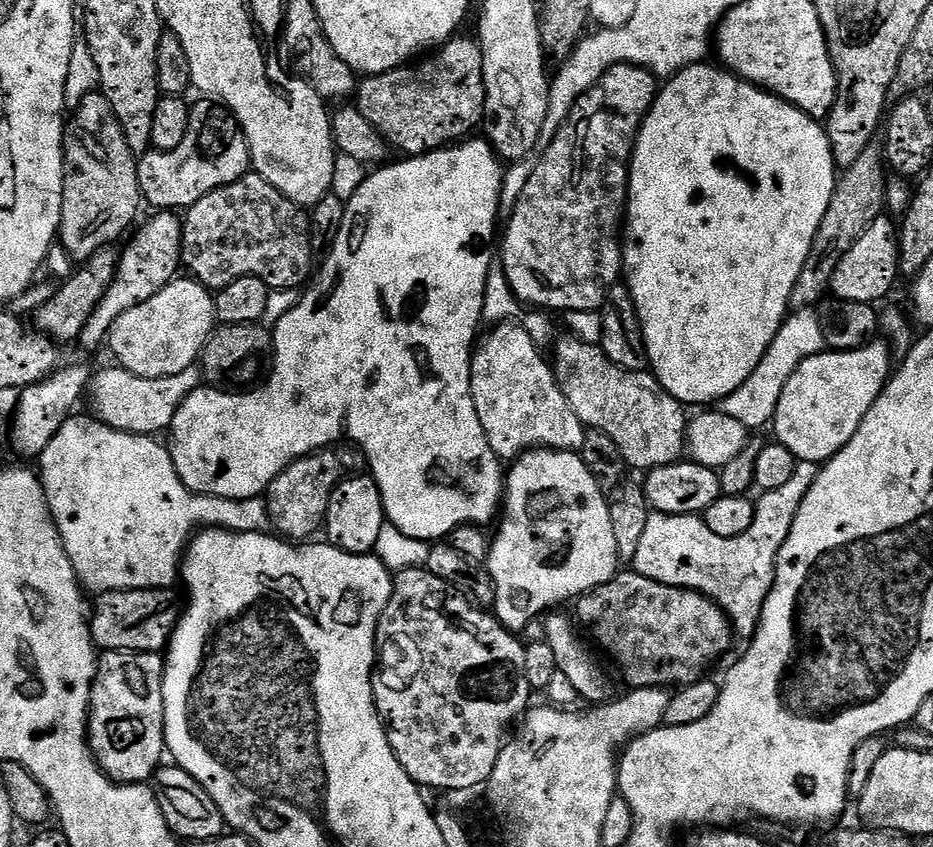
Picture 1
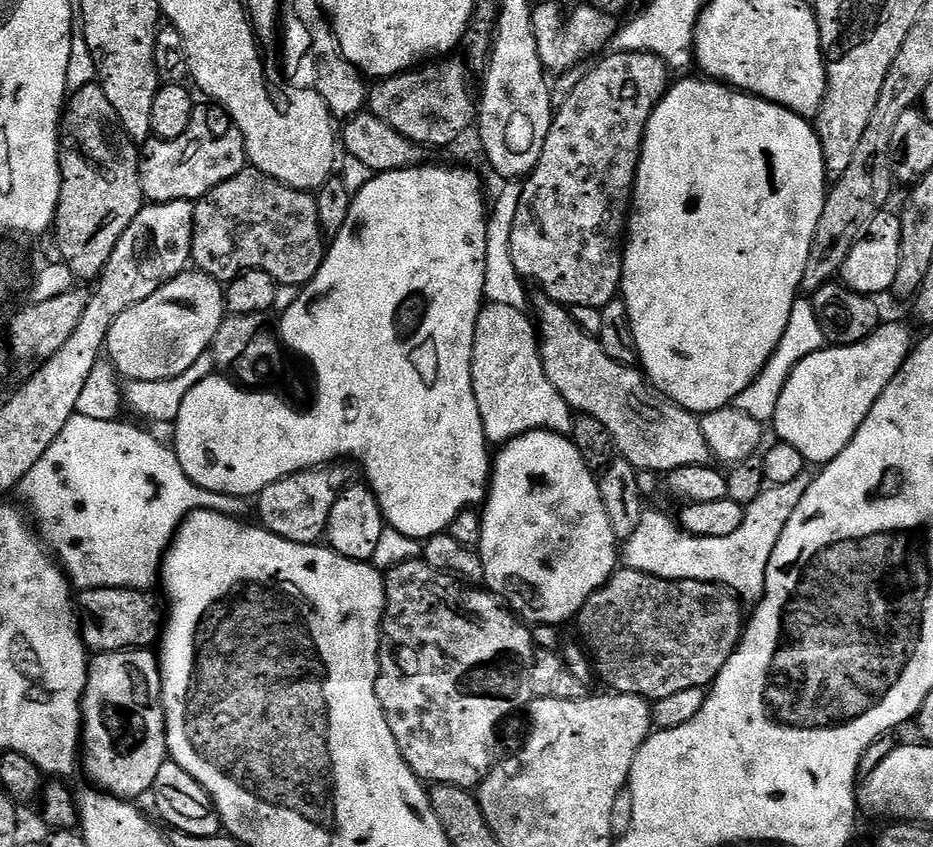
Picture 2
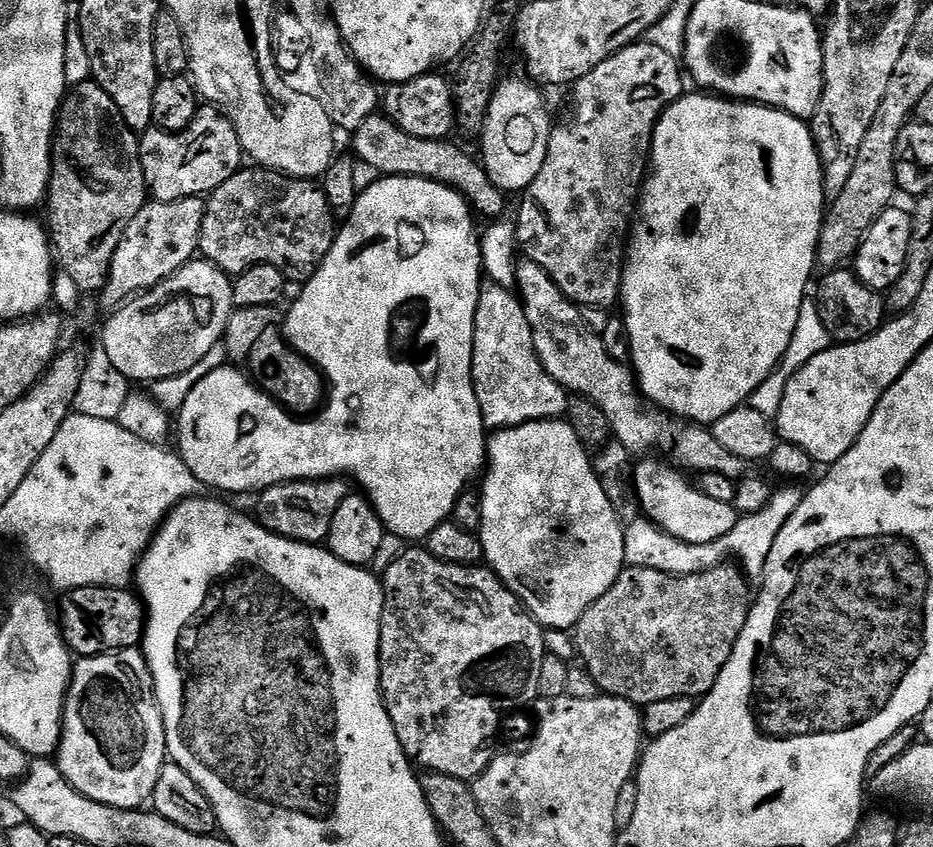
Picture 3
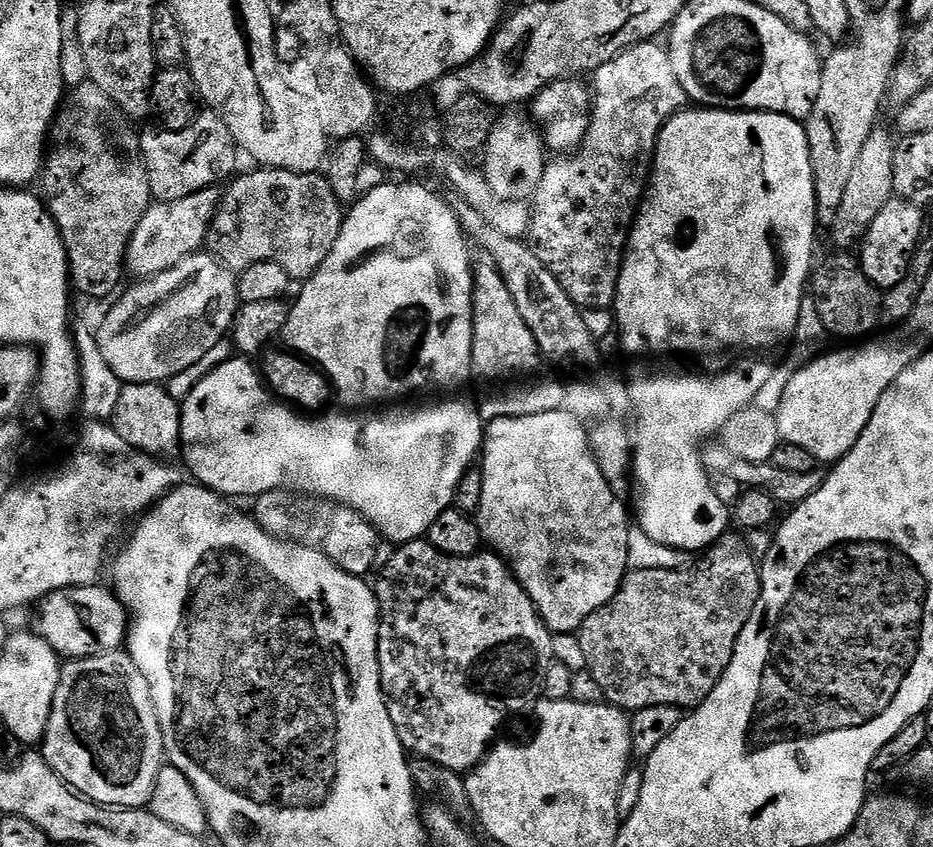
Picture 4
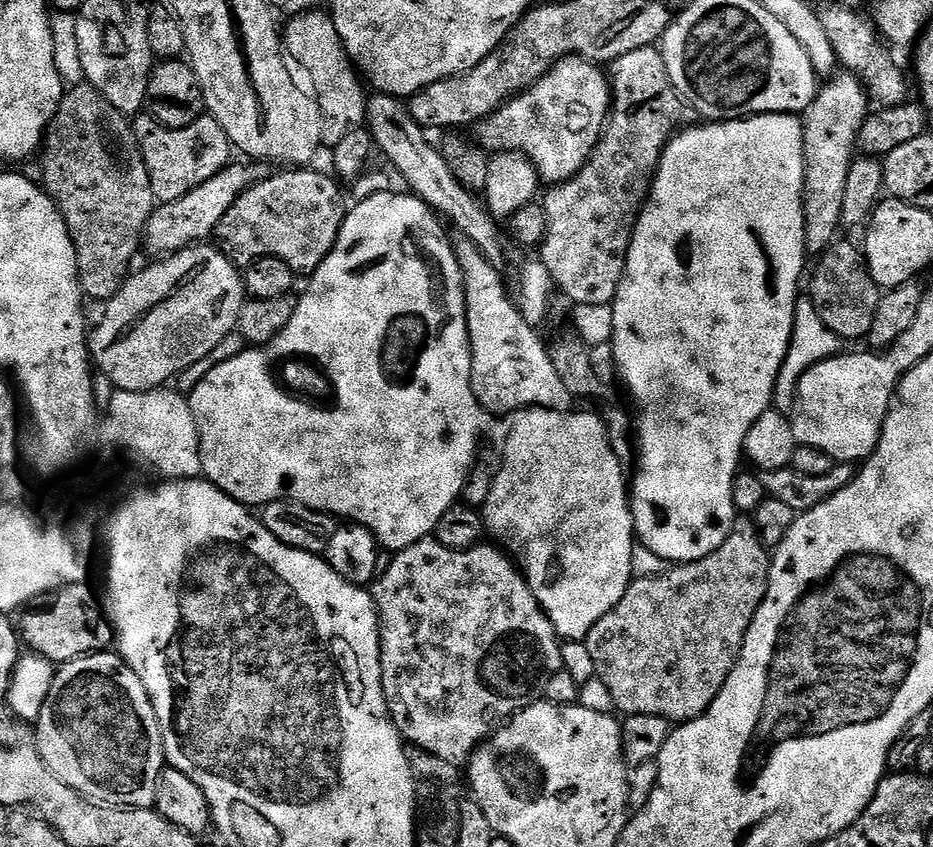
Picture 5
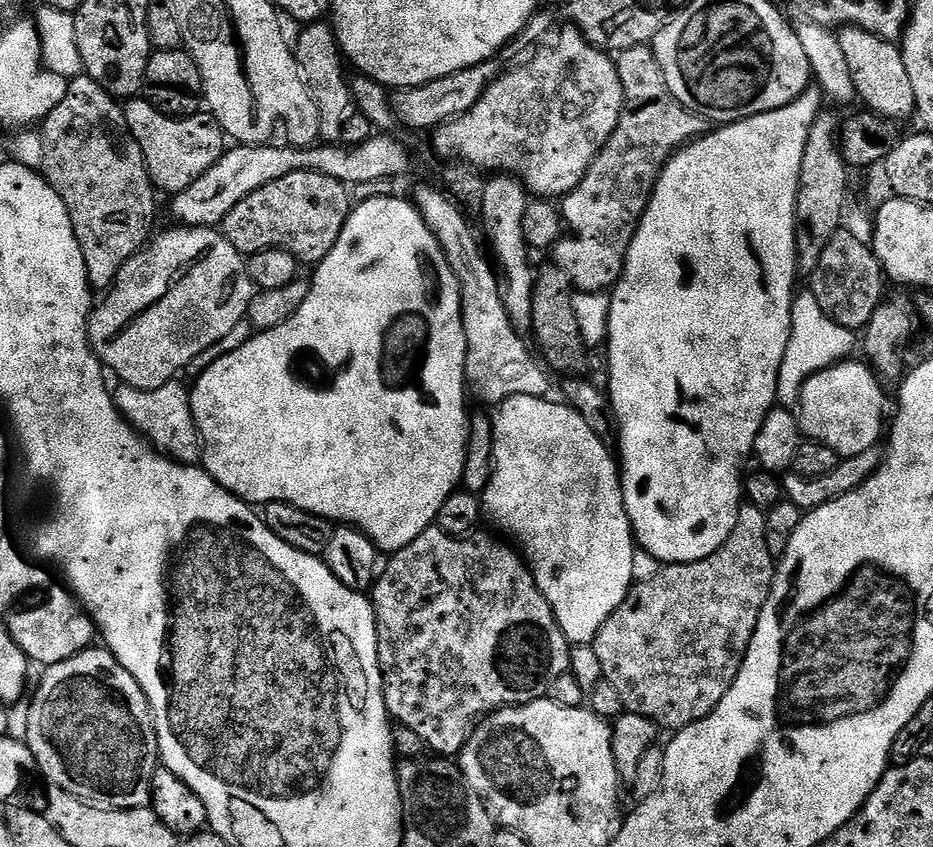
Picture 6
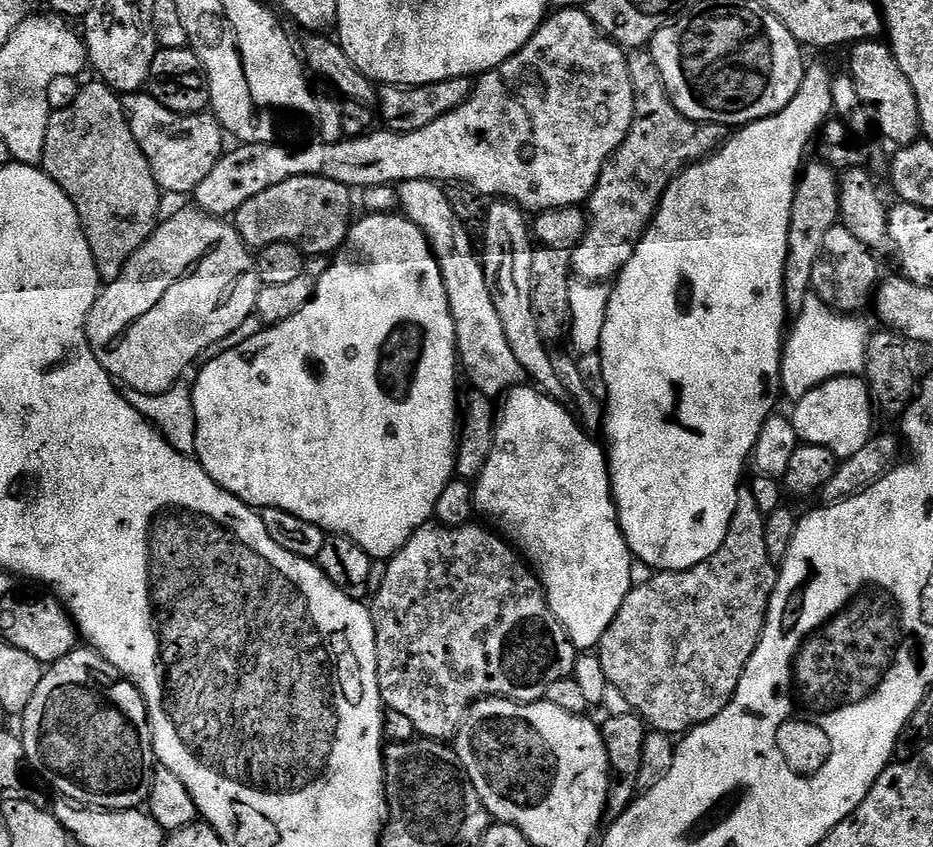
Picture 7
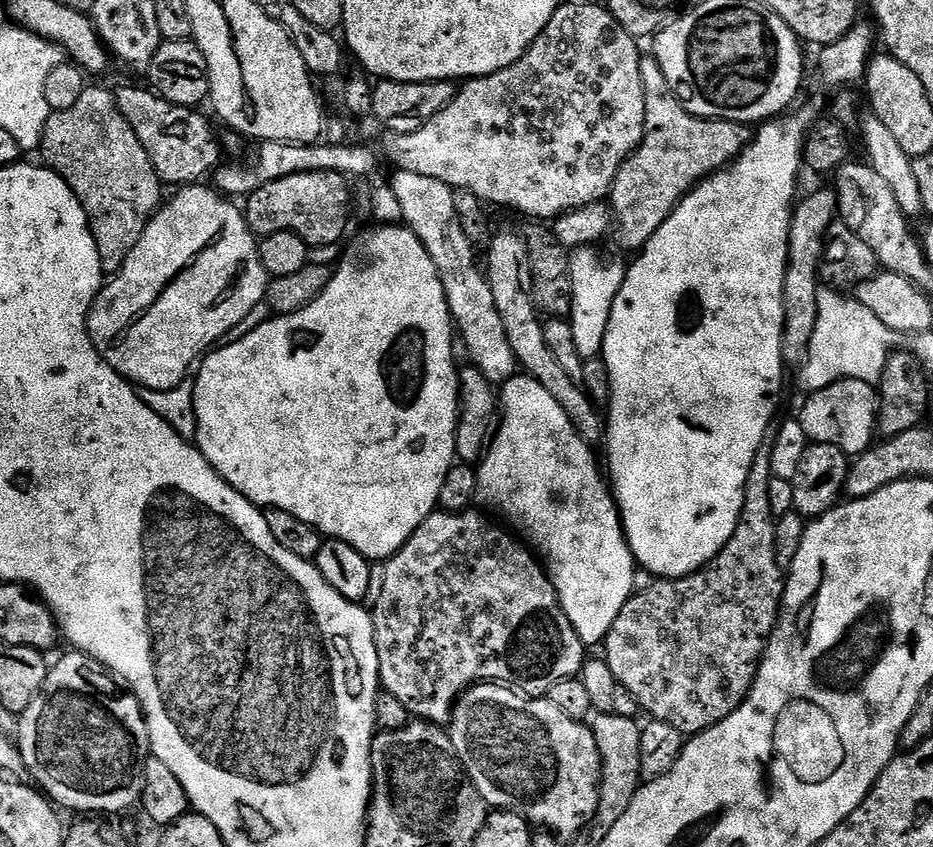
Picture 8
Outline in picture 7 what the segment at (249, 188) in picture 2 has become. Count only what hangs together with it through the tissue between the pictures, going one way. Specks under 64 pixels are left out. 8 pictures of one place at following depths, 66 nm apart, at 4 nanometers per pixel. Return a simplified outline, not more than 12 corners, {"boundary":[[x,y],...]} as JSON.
{"boundary":[[286,178],[234,214],[253,250],[290,242],[331,257],[352,229],[353,189]]}

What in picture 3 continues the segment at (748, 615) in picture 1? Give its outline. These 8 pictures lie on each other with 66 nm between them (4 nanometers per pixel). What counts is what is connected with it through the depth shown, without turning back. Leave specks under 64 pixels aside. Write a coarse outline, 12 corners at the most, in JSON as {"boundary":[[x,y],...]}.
{"boundary":[[777,487],[722,539],[691,544],[647,518],[624,525],[629,568],[685,576],[729,558],[763,577],[778,530],[804,500]]}

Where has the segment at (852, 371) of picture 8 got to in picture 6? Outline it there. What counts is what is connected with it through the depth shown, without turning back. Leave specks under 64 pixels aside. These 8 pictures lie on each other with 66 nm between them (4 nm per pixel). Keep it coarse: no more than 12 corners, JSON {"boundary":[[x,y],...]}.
{"boundary":[[792,301],[792,333],[778,374],[779,407],[795,409],[804,383],[847,361],[858,340],[818,306]]}

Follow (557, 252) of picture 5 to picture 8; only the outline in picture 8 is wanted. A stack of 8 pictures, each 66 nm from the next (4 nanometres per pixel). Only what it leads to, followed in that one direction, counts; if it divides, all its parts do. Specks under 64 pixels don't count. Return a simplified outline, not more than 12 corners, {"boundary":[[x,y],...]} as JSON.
{"boundary":[[655,55],[618,170],[614,237],[639,253],[680,199],[743,156],[750,128],[690,114]]}

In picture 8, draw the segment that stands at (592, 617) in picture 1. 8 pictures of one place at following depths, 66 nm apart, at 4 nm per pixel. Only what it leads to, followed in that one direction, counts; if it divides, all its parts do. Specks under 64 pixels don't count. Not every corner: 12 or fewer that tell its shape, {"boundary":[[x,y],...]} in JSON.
{"boundary":[[762,450],[730,542],[633,591],[602,645],[688,738],[748,691],[776,629]]}

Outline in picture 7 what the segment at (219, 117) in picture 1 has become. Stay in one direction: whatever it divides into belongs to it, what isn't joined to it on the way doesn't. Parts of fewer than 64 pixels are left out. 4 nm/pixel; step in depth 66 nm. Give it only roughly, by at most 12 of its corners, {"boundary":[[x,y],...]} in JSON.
{"boundary":[[123,101],[161,193],[195,193],[226,151],[211,111]]}

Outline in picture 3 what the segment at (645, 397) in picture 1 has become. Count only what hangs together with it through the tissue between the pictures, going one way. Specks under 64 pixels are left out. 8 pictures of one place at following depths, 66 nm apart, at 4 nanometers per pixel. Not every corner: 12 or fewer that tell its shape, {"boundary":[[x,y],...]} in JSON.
{"boundary":[[538,262],[515,291],[534,350],[633,457],[735,482],[749,461],[644,399]]}

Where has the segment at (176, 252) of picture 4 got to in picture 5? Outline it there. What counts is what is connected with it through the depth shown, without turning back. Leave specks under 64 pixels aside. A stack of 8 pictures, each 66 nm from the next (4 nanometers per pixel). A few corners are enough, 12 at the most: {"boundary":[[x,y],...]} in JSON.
{"boundary":[[264,162],[228,167],[160,204],[143,247],[171,256],[215,233],[222,214],[270,174]]}

